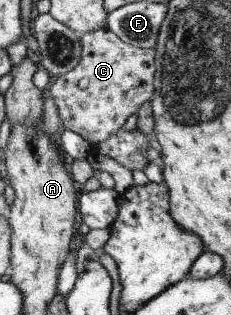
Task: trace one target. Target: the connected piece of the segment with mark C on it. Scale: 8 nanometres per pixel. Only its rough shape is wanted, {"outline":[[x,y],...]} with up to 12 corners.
{"outline":[[104,27],[46,93],[94,147],[153,98],[155,48]]}

